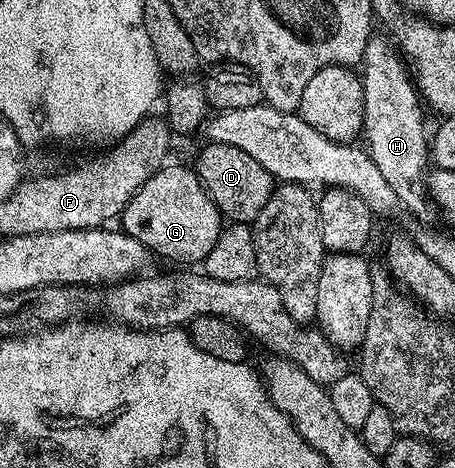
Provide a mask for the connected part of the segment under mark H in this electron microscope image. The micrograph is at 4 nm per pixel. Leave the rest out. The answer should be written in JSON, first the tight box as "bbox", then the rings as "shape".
{"bbox":[361,36,429,214],"shape":[[[372,36],[367,41],[361,63],[363,136],[364,139],[367,138],[365,146],[368,154],[377,164],[381,176],[393,188],[400,205],[415,214],[423,214],[427,210],[427,202],[429,203],[424,180],[427,170],[425,164],[428,165],[429,162],[429,136],[423,124],[424,107],[420,95],[410,73],[404,70],[399,60],[400,55],[396,54],[387,47],[386,40],[379,36]]]}

